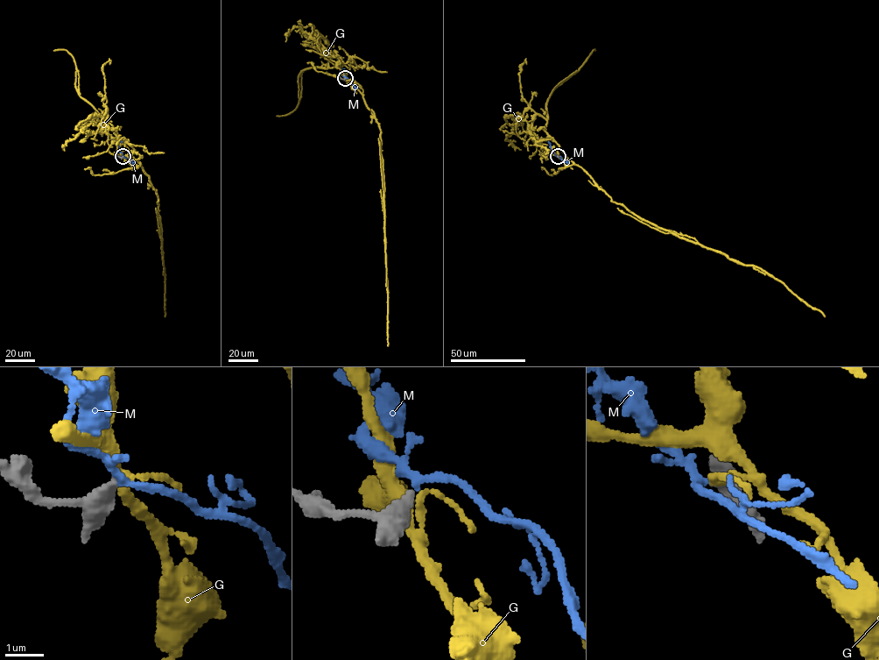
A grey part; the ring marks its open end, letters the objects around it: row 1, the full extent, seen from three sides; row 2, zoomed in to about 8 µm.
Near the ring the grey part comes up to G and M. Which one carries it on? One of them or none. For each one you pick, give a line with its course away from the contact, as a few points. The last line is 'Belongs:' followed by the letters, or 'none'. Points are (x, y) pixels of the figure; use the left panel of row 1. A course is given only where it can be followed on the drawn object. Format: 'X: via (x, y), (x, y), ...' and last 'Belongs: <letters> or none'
M: via (123, 156), (118, 150), (121, 140)
Belongs: M

